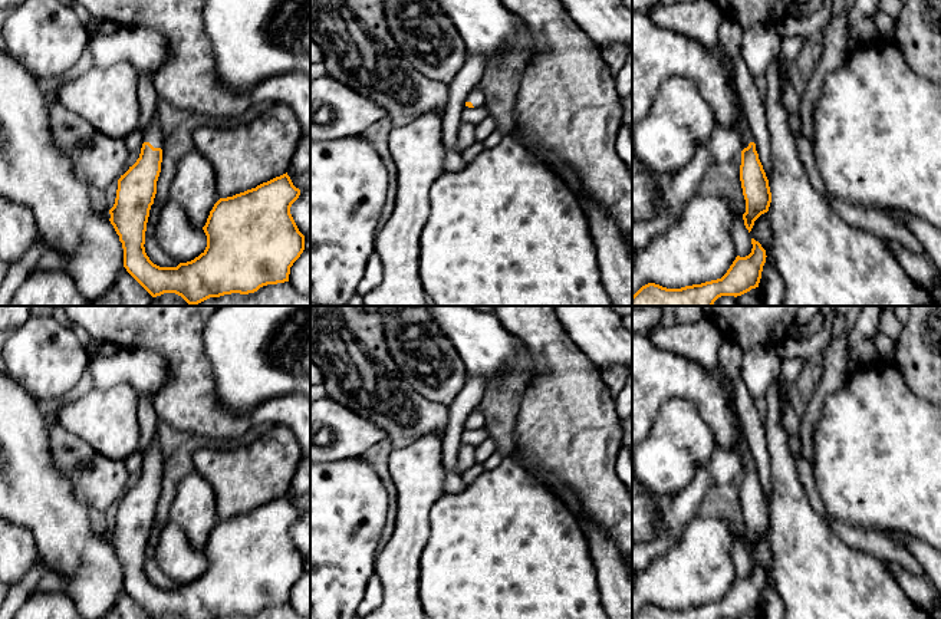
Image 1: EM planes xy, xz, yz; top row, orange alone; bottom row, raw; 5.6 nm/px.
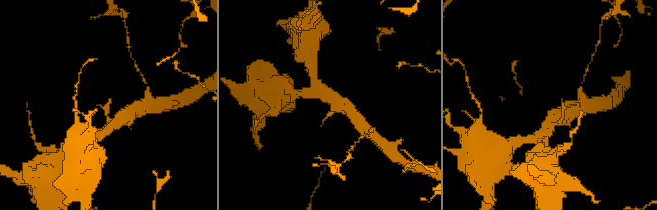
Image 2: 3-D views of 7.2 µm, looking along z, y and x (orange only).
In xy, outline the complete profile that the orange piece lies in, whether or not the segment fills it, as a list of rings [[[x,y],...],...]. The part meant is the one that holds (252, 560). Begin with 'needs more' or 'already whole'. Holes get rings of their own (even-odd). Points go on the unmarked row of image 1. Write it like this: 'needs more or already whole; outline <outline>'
needs more; outline [[[155,435],[149,450],[142,455],[144,465],[139,480],[118,501],[113,529],[109,531],[113,547],[124,570],[124,589],[152,618],[175,615],[181,619],[220,619],[224,616],[249,616],[267,606],[289,603],[290,589],[305,572],[305,557],[299,553],[290,529],[299,520],[296,510],[286,495],[256,510],[220,520],[203,549],[207,557],[205,572],[191,583],[177,589],[159,589],[145,574],[145,553],[151,527],[157,516],[161,494],[164,457]]]

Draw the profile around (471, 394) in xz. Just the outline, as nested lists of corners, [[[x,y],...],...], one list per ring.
[[[467,378],[461,392],[448,406],[450,415],[442,434],[441,454],[445,470],[460,473],[457,470],[457,454],[461,445],[461,434],[465,429],[467,416],[478,408],[486,386],[487,385],[481,378]]]

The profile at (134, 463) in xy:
[[[135,451],[124,462],[129,474],[138,474],[142,470],[144,457],[139,451]]]

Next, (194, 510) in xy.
[[[197,471],[188,473],[178,484],[165,520],[177,524],[185,533],[193,549],[205,547],[220,517],[214,490]]]

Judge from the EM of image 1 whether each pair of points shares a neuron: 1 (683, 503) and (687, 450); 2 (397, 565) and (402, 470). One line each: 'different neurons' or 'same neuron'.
1: different neurons
2: same neuron

